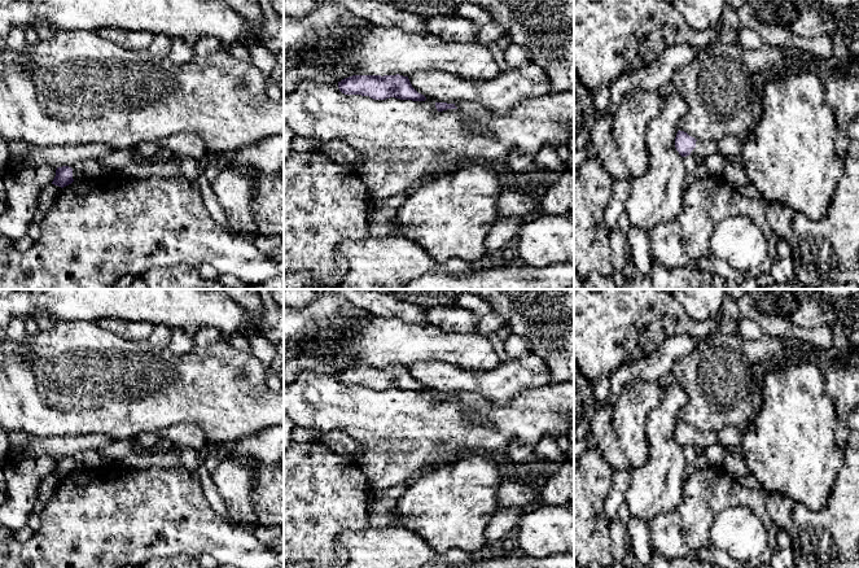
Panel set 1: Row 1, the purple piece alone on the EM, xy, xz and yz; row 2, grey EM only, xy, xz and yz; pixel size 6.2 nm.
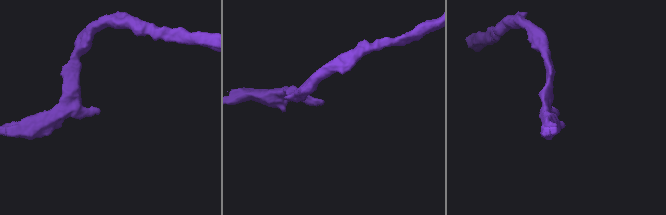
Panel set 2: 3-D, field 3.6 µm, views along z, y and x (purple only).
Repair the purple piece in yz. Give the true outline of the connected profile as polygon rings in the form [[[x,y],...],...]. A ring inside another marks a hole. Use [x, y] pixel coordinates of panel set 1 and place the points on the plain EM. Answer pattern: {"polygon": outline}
{"polygon": [[[679,420],[675,428],[675,438],[681,447],[691,445],[705,449],[718,442],[718,433],[696,431],[687,423]]]}

